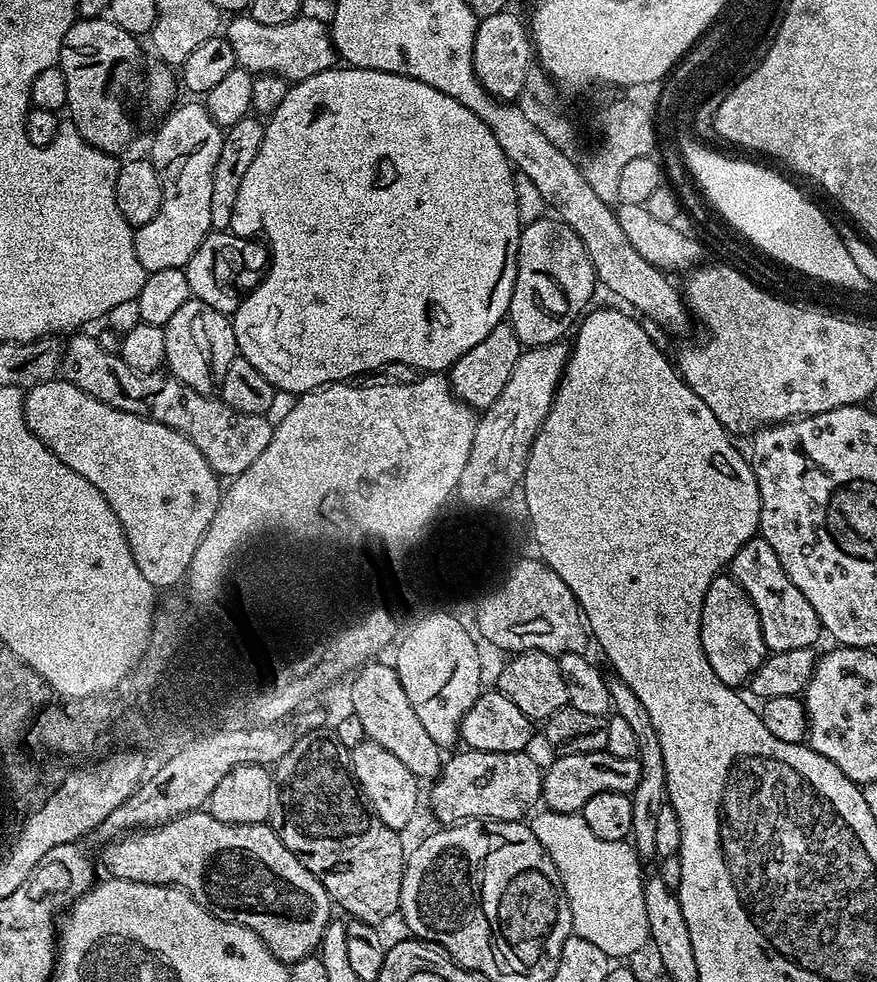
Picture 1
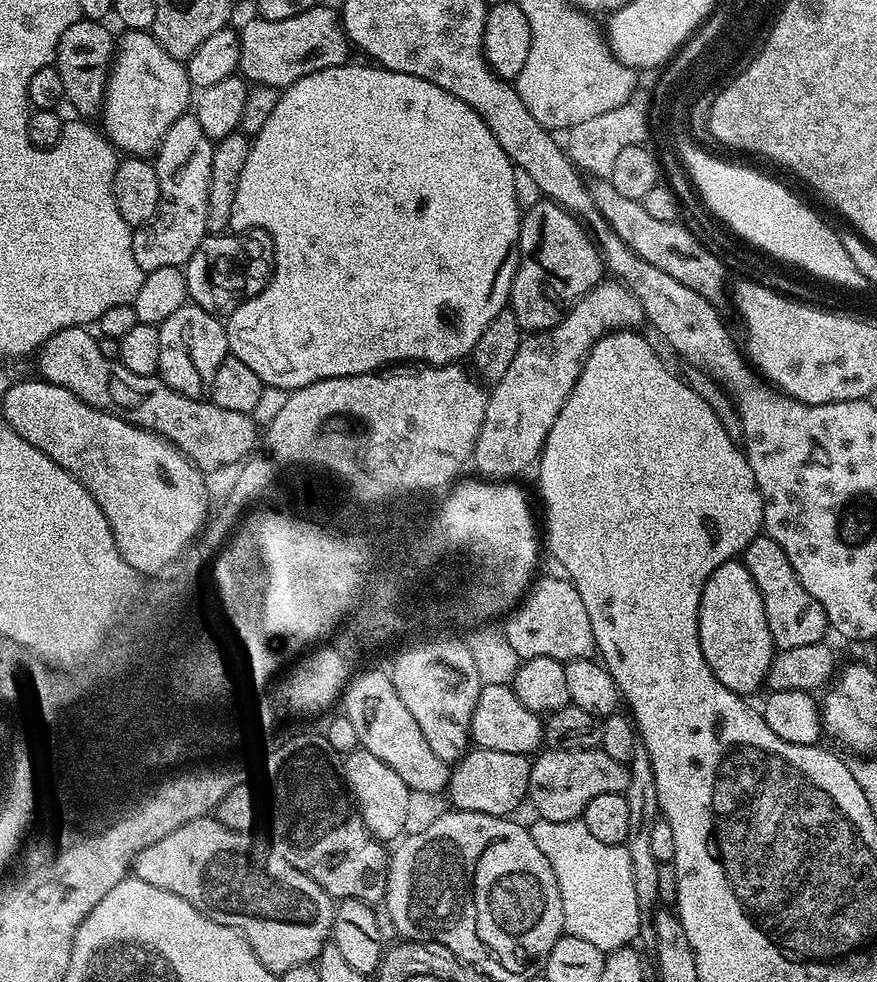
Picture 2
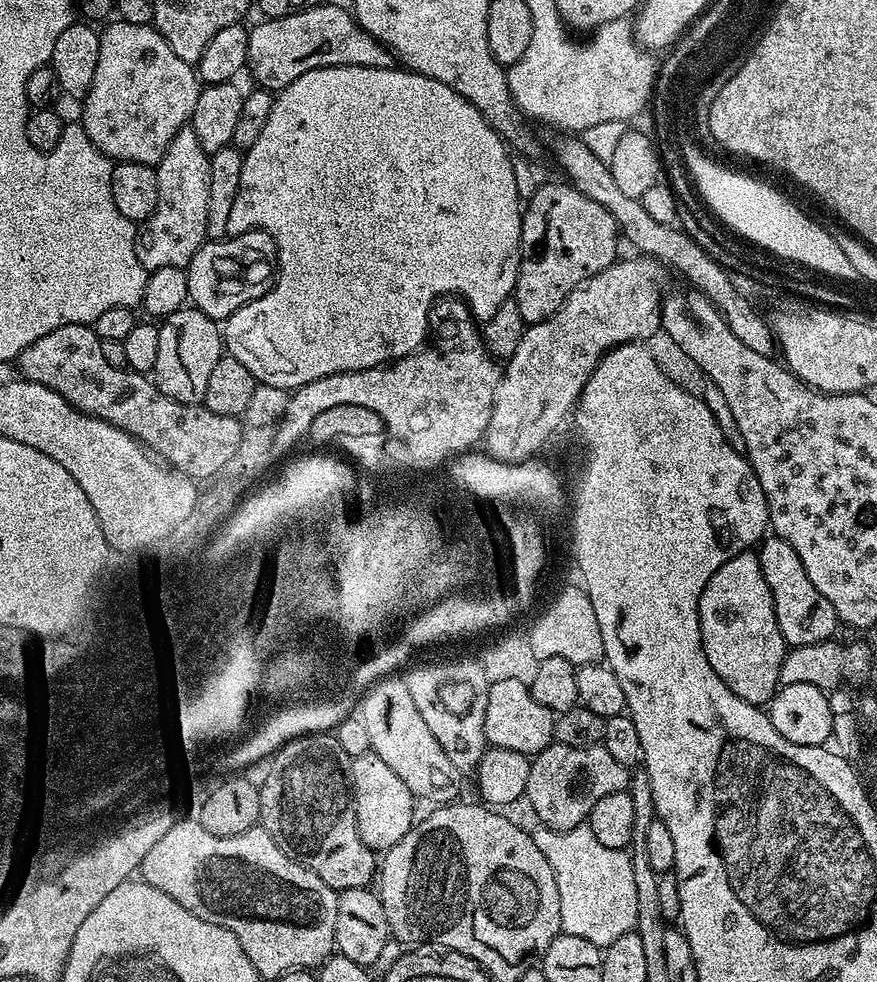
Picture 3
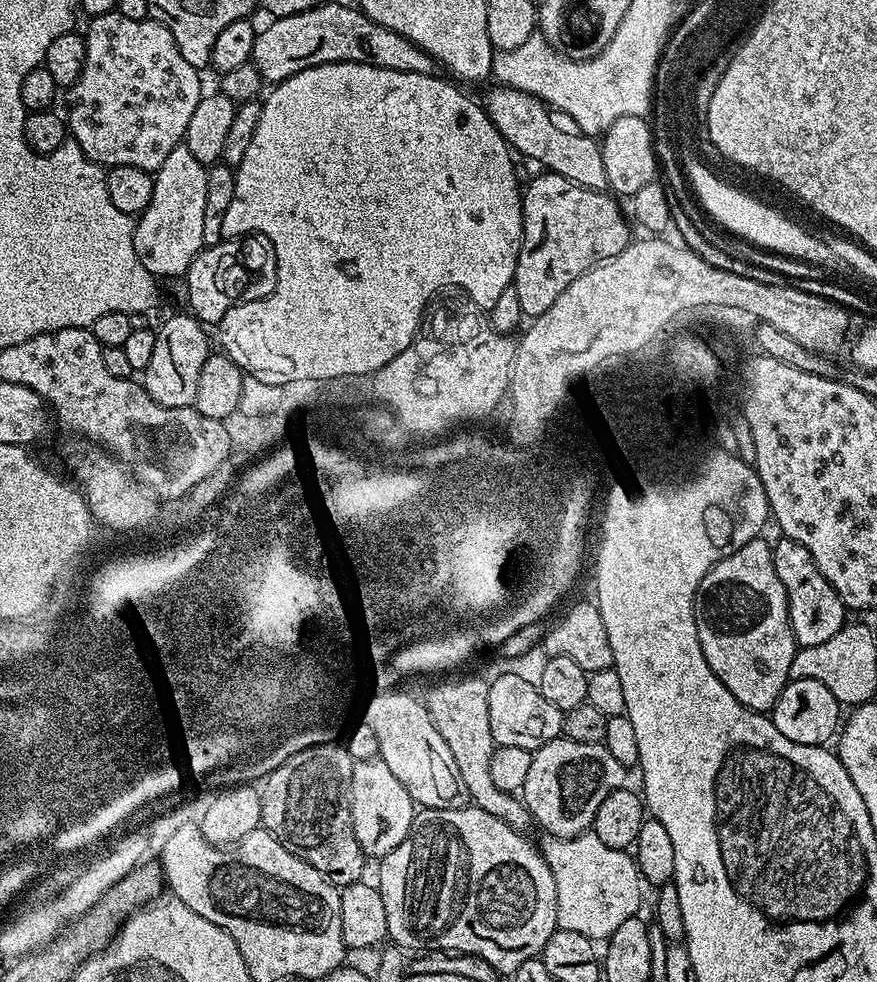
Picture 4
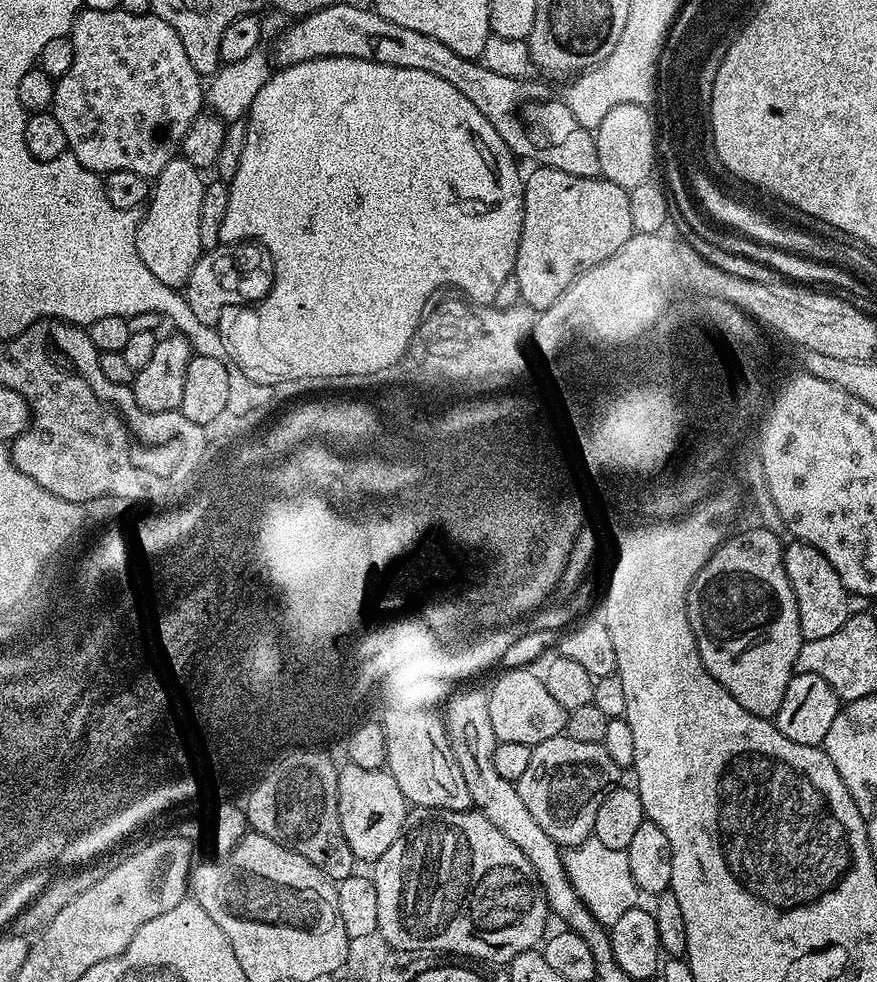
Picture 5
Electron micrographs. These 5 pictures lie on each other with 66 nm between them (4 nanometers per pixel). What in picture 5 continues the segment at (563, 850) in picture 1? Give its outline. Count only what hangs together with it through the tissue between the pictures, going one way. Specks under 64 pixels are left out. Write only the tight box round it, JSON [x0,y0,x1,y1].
[563,838,638,926]

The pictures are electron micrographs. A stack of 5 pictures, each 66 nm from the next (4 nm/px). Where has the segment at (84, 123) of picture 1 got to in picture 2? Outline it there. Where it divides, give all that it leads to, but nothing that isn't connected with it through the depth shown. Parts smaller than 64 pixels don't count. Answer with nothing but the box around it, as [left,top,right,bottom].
[54,19,117,116]

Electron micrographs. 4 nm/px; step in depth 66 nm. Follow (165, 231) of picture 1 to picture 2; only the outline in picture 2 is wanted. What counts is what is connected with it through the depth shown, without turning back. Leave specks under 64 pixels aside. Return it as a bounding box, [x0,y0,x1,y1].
[132,114,214,274]

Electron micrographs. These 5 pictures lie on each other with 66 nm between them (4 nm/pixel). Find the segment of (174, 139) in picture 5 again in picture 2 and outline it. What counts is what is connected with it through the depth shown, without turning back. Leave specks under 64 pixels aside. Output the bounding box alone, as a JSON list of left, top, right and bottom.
[102,31,194,158]

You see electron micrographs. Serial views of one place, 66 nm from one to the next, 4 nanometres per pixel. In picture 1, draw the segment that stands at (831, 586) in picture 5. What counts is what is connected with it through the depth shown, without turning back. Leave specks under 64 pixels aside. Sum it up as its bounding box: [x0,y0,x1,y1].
[730,538,822,653]

